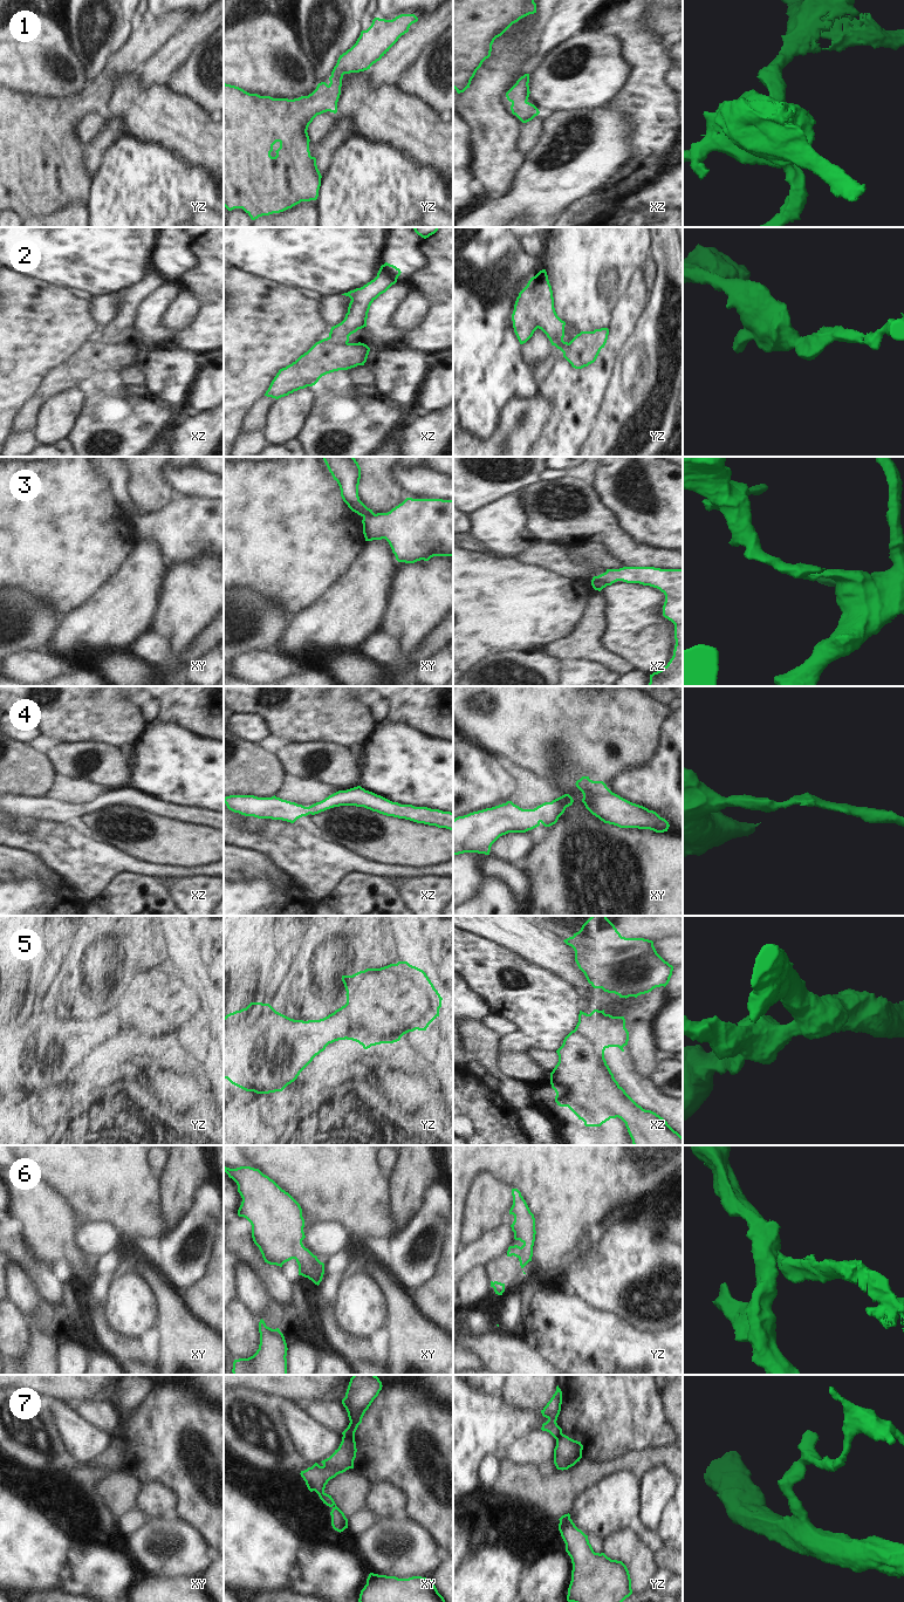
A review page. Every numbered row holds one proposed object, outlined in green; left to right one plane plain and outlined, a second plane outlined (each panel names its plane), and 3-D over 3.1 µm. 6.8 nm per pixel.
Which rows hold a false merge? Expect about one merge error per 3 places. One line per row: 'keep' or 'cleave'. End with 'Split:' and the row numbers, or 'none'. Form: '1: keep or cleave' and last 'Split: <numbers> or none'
1: keep
2: cleave
3: cleave
4: keep
5: cleave
6: keep
7: cleave
Split: 2, 3, 5, 7

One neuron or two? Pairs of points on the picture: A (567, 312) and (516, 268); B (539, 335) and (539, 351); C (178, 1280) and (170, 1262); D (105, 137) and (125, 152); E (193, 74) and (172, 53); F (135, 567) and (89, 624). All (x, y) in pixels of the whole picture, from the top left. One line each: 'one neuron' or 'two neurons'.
A: two neurons
B: one neuron
C: one neuron
D: two neurons
E: two neurons
F: one neuron

